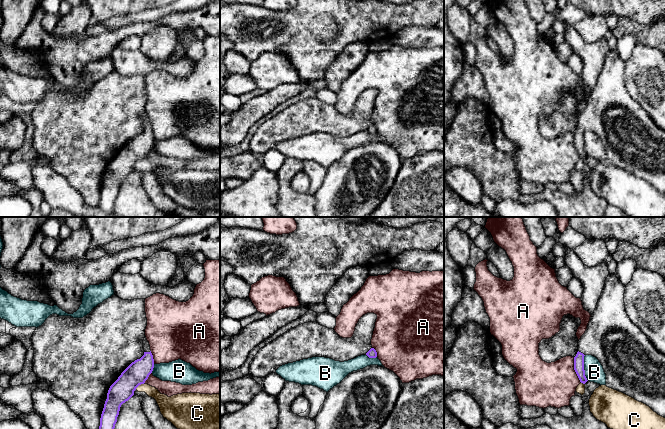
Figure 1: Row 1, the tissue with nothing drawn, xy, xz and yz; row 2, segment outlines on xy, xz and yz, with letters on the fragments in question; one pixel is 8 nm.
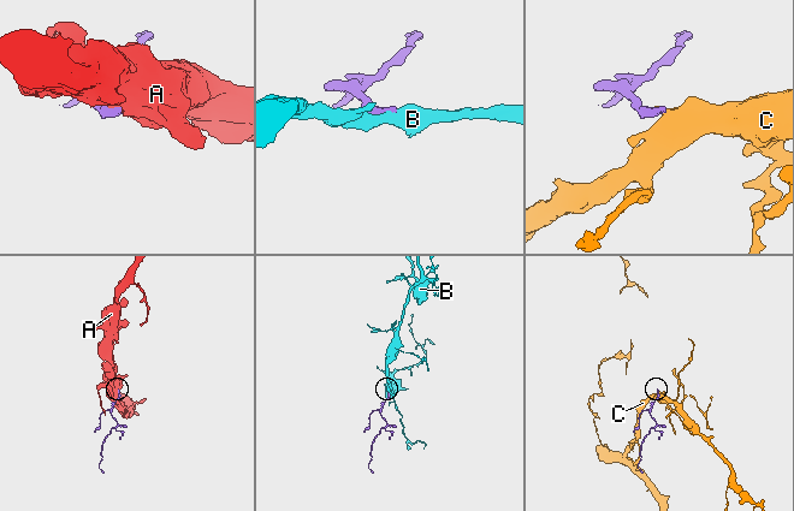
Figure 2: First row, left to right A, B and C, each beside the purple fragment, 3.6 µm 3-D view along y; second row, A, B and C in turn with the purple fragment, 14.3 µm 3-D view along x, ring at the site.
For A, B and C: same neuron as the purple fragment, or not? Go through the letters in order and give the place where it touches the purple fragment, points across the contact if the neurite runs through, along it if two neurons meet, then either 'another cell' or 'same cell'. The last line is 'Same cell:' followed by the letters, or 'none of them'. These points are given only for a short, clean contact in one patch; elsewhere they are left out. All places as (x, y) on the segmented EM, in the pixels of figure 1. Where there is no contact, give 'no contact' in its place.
A: contact yz (574, 369); border yz (573, 357), (573, 369), (581, 382); another cell
B: contact yz (583, 368); border yz (584, 355), (584, 375), (588, 380); another cell
C: contact xy (139, 384); border xy (144, 382), (135, 389); another cell
Same cell: none of them

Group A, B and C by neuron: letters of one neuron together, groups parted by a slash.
A / B / C

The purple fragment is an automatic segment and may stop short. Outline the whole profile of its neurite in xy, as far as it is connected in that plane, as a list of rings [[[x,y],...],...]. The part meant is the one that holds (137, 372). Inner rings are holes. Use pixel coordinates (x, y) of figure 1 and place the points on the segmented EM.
[[[146,337],[143,340],[144,355],[132,362],[110,386],[100,418],[99,429],[114,429],[120,407],[128,401],[136,388],[144,384],[154,368],[154,359]]]

